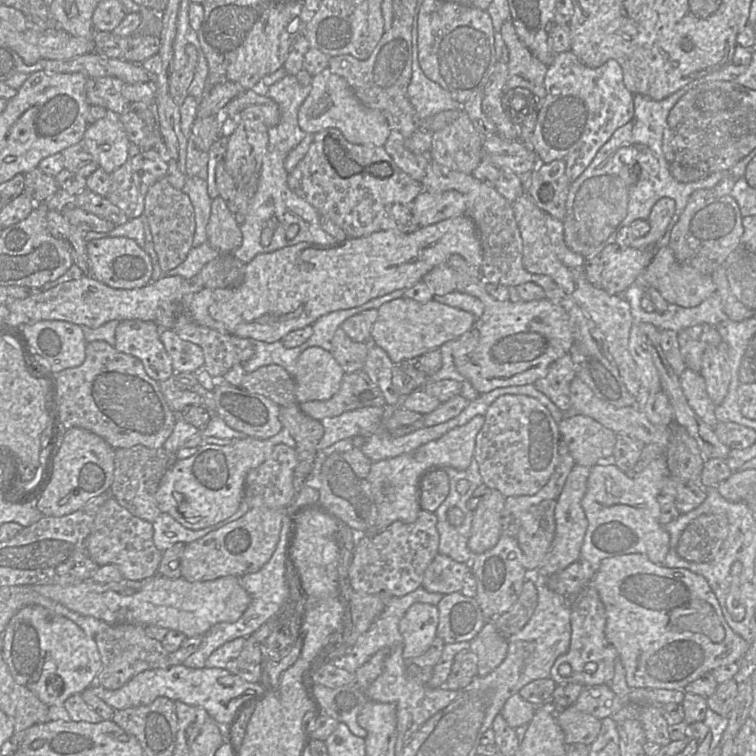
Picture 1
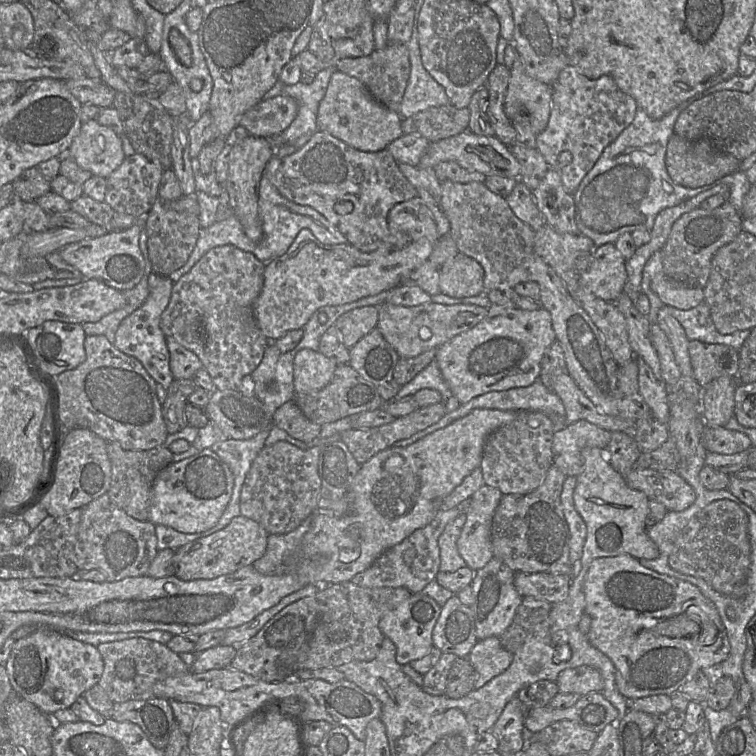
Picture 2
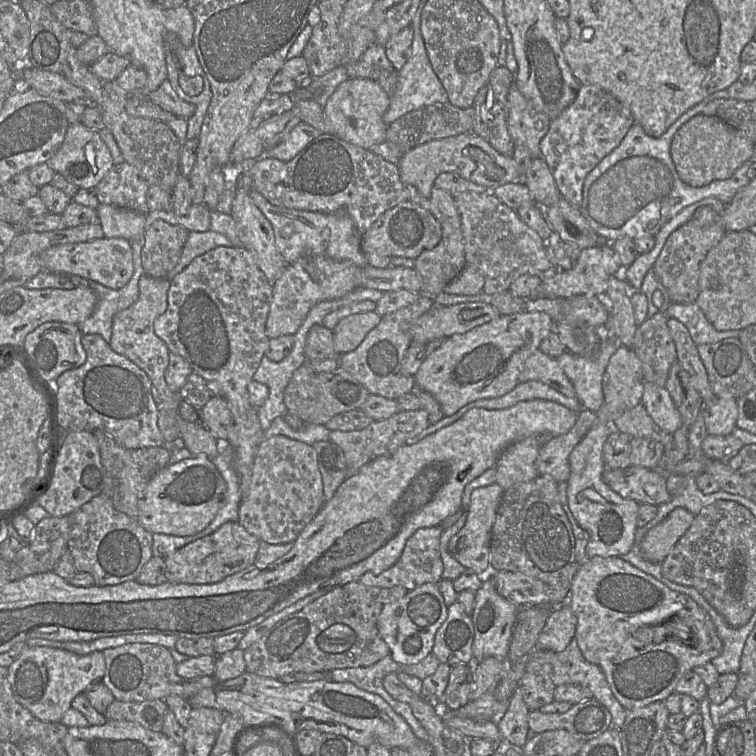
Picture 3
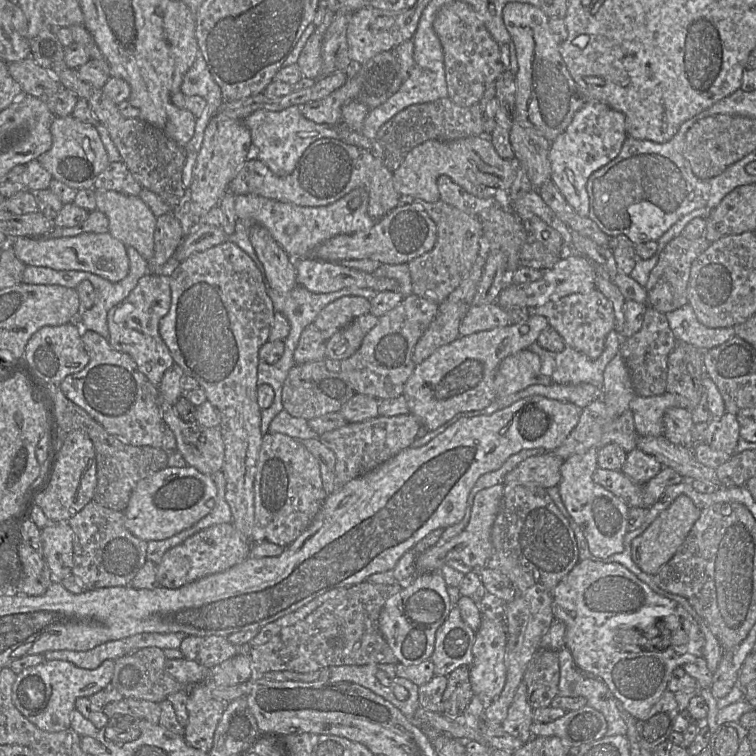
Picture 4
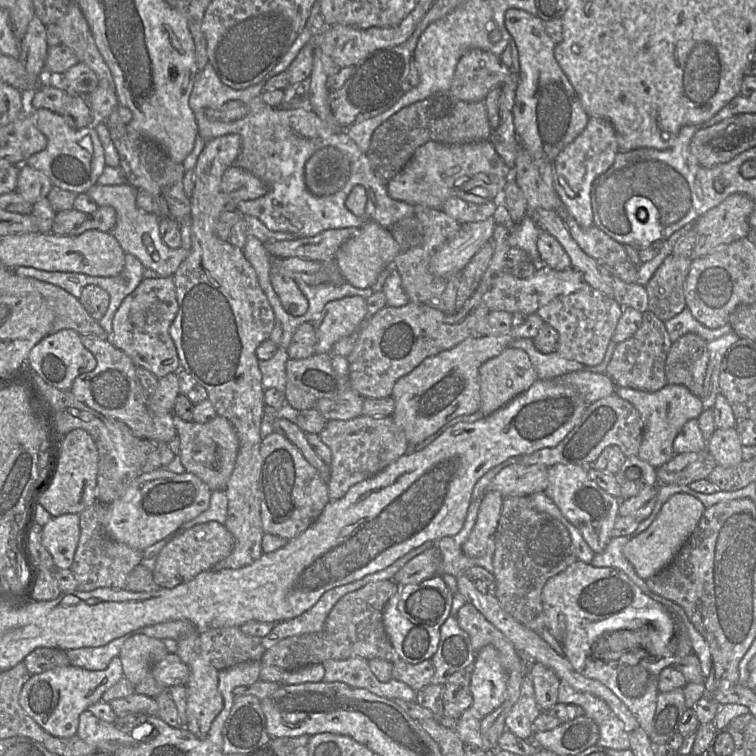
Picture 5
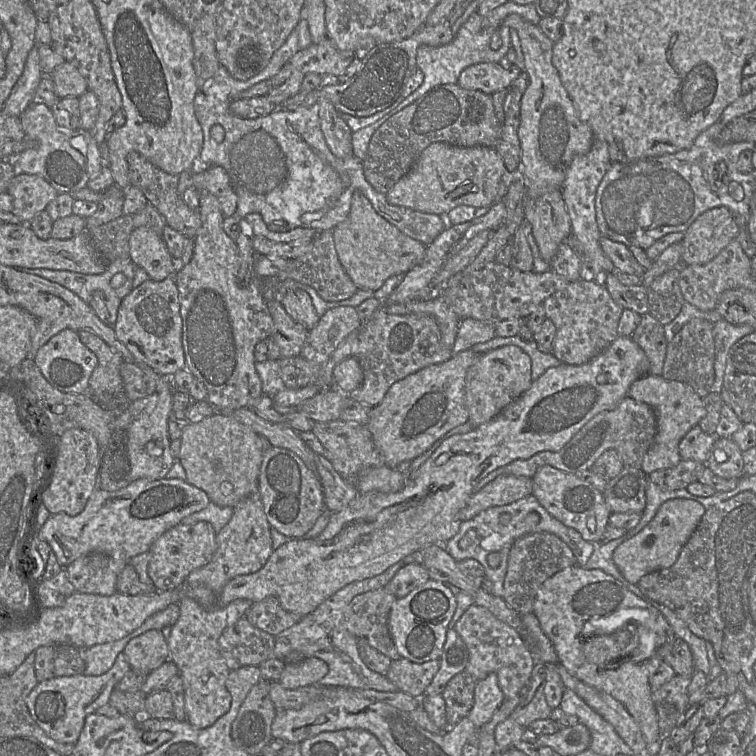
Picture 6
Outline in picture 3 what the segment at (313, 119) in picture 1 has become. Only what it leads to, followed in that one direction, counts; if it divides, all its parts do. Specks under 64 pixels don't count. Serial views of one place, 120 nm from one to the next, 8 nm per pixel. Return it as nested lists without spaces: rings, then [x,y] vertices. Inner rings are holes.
[[[349,78],[328,98],[324,115],[333,135],[353,145],[370,149],[386,139],[387,125],[383,115],[389,104],[389,96],[377,82],[365,78]]]

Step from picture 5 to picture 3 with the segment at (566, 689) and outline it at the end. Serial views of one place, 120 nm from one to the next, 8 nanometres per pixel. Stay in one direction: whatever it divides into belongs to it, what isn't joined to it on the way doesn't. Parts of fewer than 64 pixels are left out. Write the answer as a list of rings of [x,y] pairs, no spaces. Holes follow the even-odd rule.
[[[575,638],[561,652],[533,650],[530,657],[541,658],[551,664],[555,686],[574,684],[588,688],[592,697],[609,710],[612,727],[623,725],[628,711],[614,696],[602,669],[583,657]]]

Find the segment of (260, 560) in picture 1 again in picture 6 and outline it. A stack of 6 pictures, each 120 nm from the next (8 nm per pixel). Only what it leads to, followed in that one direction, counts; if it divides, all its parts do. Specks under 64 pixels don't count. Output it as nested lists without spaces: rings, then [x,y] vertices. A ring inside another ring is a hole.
[[[210,522],[179,523],[158,537],[149,549],[148,573],[158,591],[173,590],[182,585],[188,575],[211,561],[217,544],[216,532]]]

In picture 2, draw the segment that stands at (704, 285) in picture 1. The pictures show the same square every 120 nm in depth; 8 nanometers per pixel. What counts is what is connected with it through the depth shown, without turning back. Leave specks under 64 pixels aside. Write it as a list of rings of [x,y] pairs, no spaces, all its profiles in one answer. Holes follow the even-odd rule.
[[[664,273],[655,275],[651,289],[666,306],[688,310],[704,302],[704,290],[682,285],[668,278]]]

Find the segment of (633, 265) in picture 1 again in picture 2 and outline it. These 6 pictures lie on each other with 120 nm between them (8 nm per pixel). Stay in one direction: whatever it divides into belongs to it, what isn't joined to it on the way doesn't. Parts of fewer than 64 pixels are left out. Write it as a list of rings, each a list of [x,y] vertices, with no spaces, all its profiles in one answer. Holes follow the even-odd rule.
[[[614,243],[593,249],[590,266],[579,275],[579,282],[592,294],[609,302],[626,292],[626,259]]]

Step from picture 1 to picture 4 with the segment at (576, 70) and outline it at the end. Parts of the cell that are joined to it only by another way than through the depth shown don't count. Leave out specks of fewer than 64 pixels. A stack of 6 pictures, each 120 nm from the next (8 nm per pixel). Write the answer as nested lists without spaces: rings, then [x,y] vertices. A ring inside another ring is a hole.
[[[590,100],[584,102],[567,128],[551,142],[548,154],[551,181],[581,217],[588,217],[589,213],[588,178],[618,156],[627,137],[625,115],[602,102]]]

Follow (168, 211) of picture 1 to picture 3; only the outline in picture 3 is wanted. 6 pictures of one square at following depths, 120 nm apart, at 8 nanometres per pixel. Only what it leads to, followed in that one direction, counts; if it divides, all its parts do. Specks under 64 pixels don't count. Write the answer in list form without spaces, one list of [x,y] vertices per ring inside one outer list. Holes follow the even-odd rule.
[[[155,220],[149,225],[142,239],[141,258],[145,273],[153,278],[166,278],[179,262],[189,232],[164,220]]]

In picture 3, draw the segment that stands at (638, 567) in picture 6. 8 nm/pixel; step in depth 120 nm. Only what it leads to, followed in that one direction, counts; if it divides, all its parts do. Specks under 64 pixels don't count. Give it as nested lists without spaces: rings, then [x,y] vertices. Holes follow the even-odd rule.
[[[685,508],[672,510],[663,521],[645,534],[640,543],[641,556],[649,562],[661,564],[694,518],[695,515]]]

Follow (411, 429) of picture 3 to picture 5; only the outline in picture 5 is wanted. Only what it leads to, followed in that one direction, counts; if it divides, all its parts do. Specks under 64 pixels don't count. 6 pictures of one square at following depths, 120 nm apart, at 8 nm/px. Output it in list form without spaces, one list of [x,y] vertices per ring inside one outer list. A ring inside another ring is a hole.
[[[360,415],[349,420],[329,420],[318,434],[332,454],[327,481],[330,500],[343,497],[349,488],[378,472],[407,452],[409,442],[392,417]]]

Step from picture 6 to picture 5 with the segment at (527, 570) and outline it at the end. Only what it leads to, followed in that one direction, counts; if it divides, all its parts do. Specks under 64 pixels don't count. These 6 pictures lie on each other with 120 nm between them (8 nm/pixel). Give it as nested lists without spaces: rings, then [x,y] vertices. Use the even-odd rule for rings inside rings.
[[[510,495],[503,499],[499,523],[494,534],[493,574],[496,585],[493,594],[501,606],[519,623],[540,633],[546,628],[542,591],[547,581],[577,561],[570,533],[554,516],[539,511],[530,496]]]

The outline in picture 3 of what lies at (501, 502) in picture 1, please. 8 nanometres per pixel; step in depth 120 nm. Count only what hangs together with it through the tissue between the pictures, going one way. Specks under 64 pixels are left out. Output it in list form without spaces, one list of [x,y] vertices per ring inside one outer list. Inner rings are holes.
[[[497,483],[476,488],[471,494],[465,525],[451,537],[448,544],[450,554],[466,569],[480,576],[490,571],[491,533],[504,491]]]

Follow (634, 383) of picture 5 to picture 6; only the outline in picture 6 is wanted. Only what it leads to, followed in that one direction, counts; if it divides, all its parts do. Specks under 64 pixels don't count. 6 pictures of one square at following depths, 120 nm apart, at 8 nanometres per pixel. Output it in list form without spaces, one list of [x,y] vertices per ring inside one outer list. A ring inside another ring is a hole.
[[[646,313],[641,316],[631,339],[643,350],[649,361],[648,374],[662,375],[668,344],[664,326],[650,313]]]

